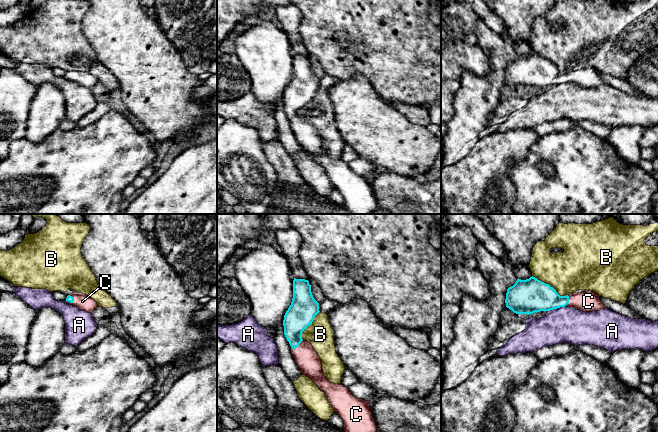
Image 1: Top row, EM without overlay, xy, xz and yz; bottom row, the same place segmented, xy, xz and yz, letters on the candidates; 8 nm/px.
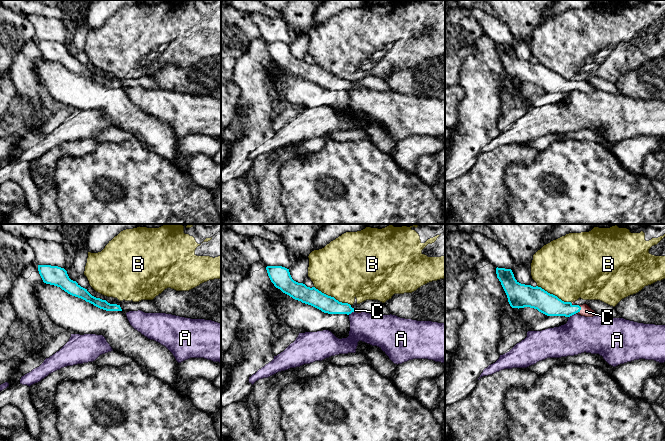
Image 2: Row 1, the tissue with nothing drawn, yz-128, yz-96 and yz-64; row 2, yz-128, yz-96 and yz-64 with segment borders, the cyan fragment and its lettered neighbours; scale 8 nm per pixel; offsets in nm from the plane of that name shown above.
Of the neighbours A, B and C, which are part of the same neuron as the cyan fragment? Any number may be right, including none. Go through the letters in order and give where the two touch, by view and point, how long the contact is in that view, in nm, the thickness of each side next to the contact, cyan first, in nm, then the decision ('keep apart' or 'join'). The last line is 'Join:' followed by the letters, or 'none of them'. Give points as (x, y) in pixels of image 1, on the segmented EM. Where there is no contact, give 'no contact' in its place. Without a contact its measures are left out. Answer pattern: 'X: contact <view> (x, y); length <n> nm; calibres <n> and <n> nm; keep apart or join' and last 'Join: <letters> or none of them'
A: contact yz (556, 308); length 140 nm; calibres 280 and 280 nm; keep apart
B: contact yz (549, 285); length 340 nm; calibres 280 and 340 nm; keep apart
C: contact xz (297, 346); length 130 nm; calibres 220 and 190 nm; join
Join: C

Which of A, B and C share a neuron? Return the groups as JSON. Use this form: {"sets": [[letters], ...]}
{"sets": [["A"], ["B"], ["C"]]}

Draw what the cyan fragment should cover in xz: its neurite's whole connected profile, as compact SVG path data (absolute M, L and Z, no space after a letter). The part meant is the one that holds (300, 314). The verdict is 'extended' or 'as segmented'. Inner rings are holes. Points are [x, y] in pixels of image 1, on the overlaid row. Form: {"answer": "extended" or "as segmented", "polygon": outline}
{"answer": "extended", "polygon": "M294 278L292 302L283 320L292 356L302 374L324 392L334 412L342 418L345 432L376 432L370 402L356 398L342 384L331 383L323 374L322 361L312 344L302 338L302 332L319 312L309 281Z"}

